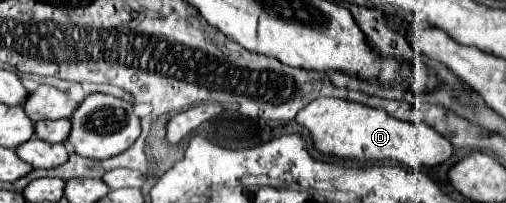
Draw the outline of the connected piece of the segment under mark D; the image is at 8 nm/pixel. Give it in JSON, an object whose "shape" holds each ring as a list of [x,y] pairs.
{"shape":[[[319,97],[305,109],[301,109],[295,119],[309,129],[315,149],[319,149],[321,153],[339,155],[343,159],[355,159],[359,163],[389,159],[407,165],[413,171],[423,171],[423,167],[429,169],[439,163],[445,163],[453,153],[453,145],[433,127],[425,123],[401,121],[391,117],[383,109],[367,107],[363,103],[347,99]]]}

